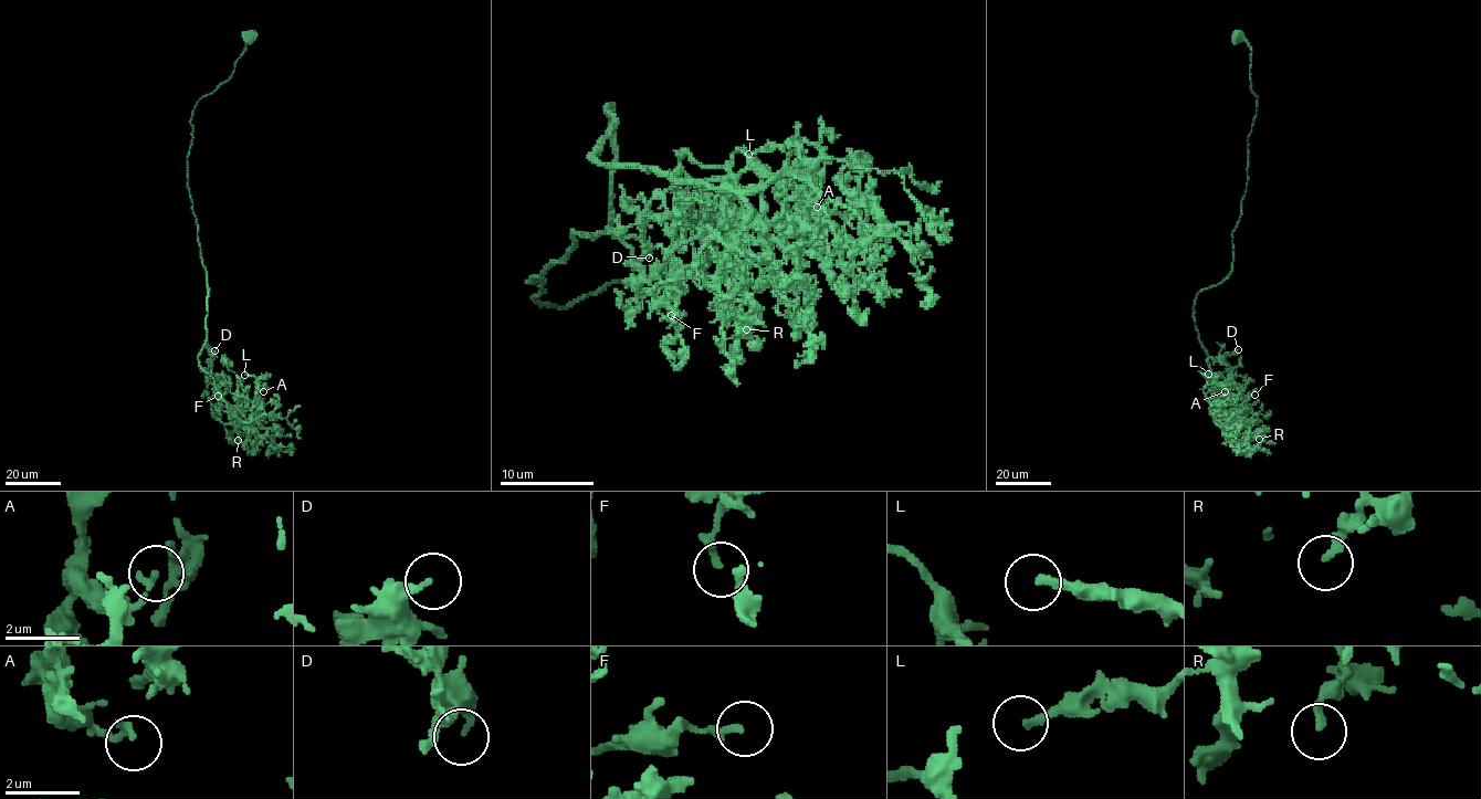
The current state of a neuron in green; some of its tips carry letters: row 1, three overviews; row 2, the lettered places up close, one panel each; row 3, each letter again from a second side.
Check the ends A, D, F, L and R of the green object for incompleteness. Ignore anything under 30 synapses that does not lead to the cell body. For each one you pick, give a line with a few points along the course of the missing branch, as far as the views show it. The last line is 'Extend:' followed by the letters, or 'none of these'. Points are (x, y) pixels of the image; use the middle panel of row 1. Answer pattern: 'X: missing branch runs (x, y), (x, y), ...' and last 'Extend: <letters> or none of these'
L: missing branch runs (748, 154), (741, 193), (747, 196)
Extend: L

